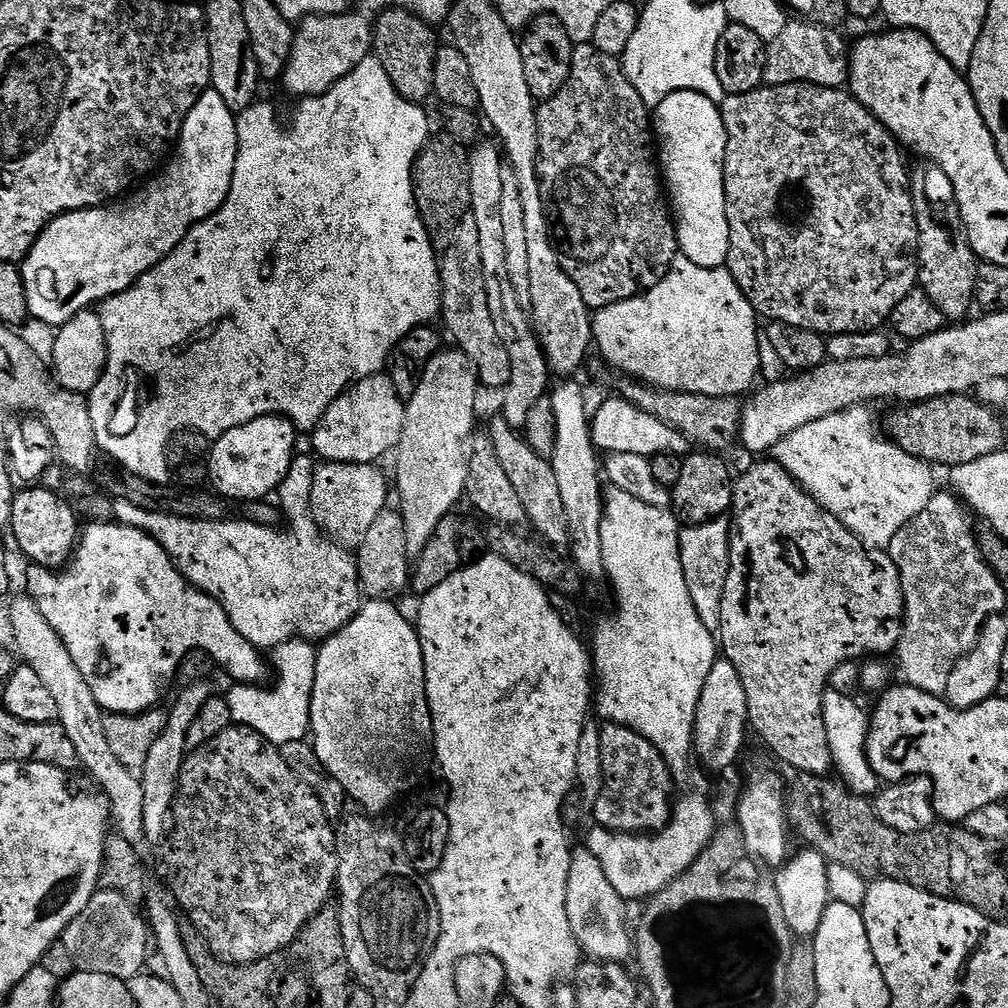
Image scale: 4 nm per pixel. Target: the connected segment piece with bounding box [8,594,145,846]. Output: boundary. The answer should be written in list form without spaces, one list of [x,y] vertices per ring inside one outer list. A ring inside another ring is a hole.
[[[21,594],[8,608],[10,622],[14,622],[15,651],[20,652],[19,659],[23,667],[34,670],[38,678],[50,689],[54,703],[58,706],[58,722],[62,730],[70,738],[74,750],[78,750],[80,768],[106,794],[111,823],[116,823],[115,831],[126,842],[140,846],[145,843],[142,826],[142,782],[139,776],[130,774],[130,770],[122,767],[122,762],[110,751],[106,742],[106,730],[102,730],[105,711],[94,698],[90,686],[86,686],[86,678],[78,674],[78,666],[74,666],[74,658],[70,658],[70,650],[66,650],[66,642],[58,638],[54,626],[46,622],[42,610],[27,594]]]

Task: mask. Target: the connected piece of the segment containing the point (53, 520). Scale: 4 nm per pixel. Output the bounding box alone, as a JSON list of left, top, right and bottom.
[10,486,82,570]

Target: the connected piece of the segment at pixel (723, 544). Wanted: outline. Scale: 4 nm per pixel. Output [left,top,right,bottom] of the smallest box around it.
[680,519,730,634]

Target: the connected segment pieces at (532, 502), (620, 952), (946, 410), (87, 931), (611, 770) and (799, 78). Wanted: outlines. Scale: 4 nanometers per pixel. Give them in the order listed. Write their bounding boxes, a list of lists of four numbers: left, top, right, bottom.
[[486,415,570,546],[566,846,634,964],[887,394,1005,470],[62,890,150,981],[590,723,674,834],[764,19,850,89]]

